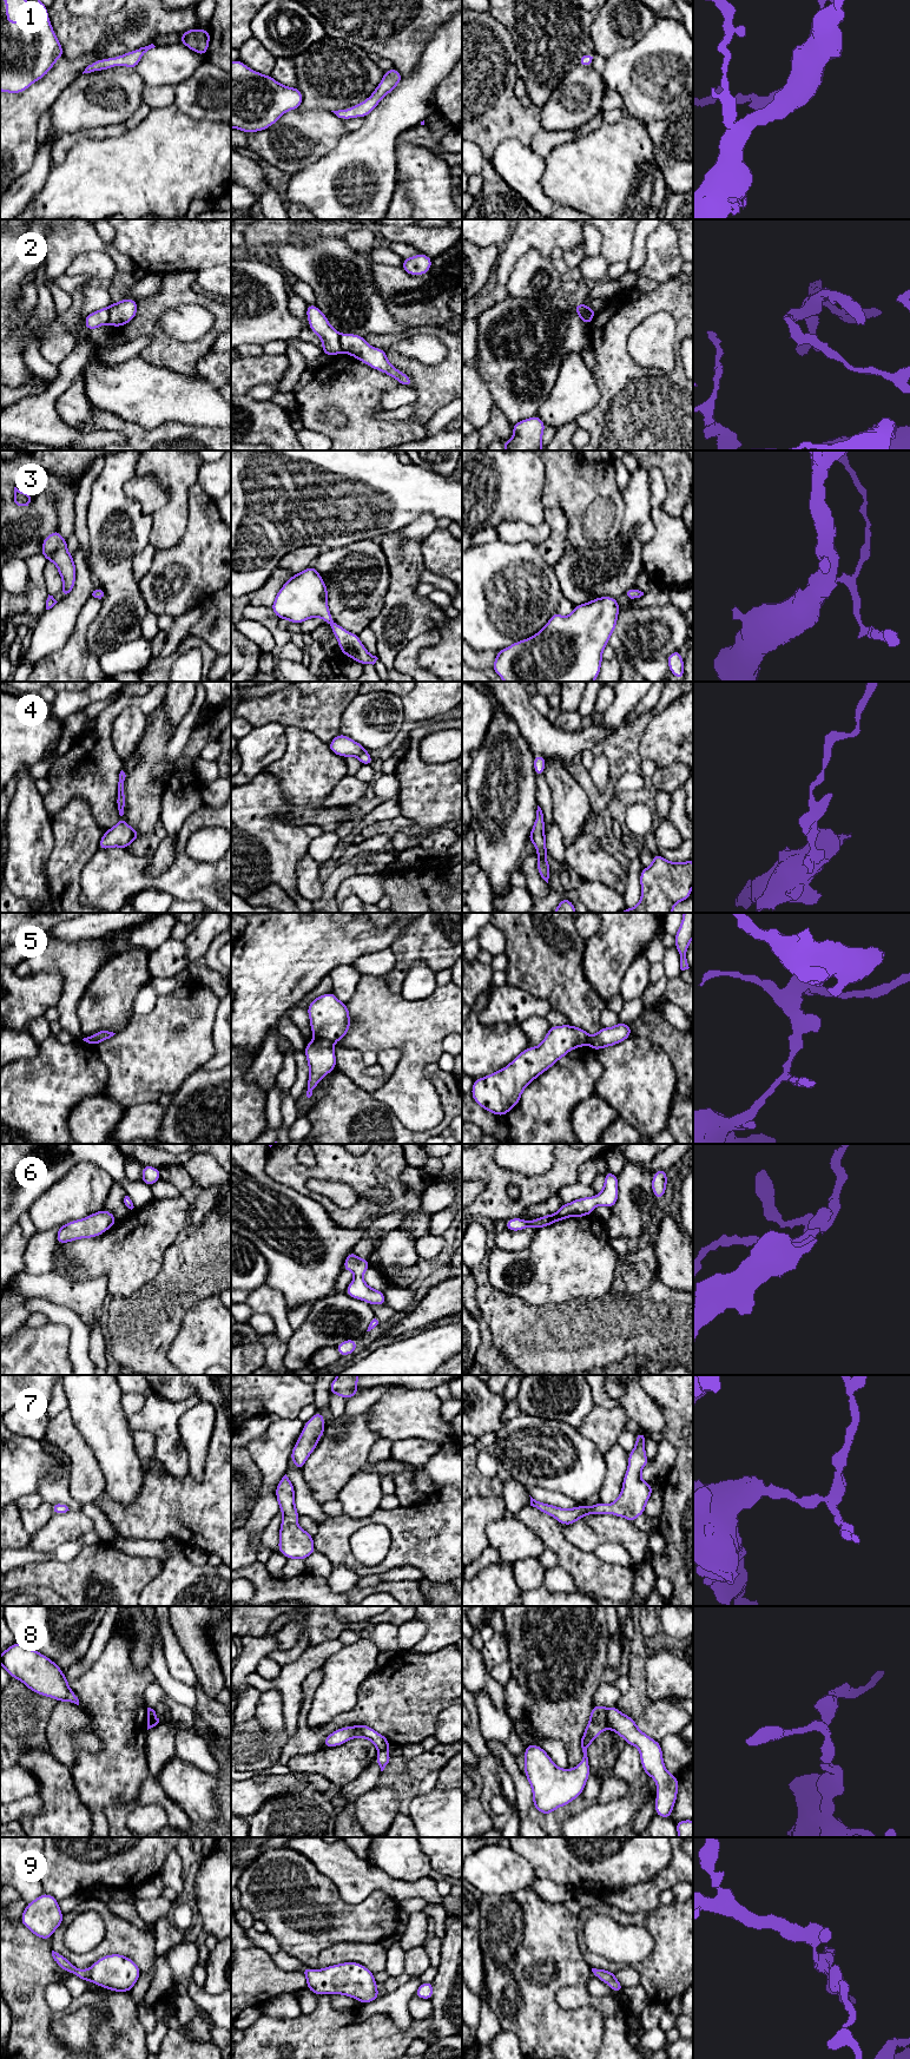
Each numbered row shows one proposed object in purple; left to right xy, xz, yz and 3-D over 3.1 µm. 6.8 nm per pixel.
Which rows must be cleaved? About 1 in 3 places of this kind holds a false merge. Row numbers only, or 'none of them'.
2, 4, 5, 8

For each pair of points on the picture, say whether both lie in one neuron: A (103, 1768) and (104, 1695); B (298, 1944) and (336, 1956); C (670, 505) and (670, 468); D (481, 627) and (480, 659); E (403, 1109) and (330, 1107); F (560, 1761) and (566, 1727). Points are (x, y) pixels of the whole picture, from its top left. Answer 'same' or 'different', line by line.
A: same
B: different
C: same
D: different
E: different
F: different

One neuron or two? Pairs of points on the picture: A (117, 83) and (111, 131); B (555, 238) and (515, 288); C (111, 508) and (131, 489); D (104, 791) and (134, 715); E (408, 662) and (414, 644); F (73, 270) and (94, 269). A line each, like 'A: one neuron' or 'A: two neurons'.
A: two neurons
B: two neurons
C: two neurons
D: two neurons
E: one neuron
F: one neuron

